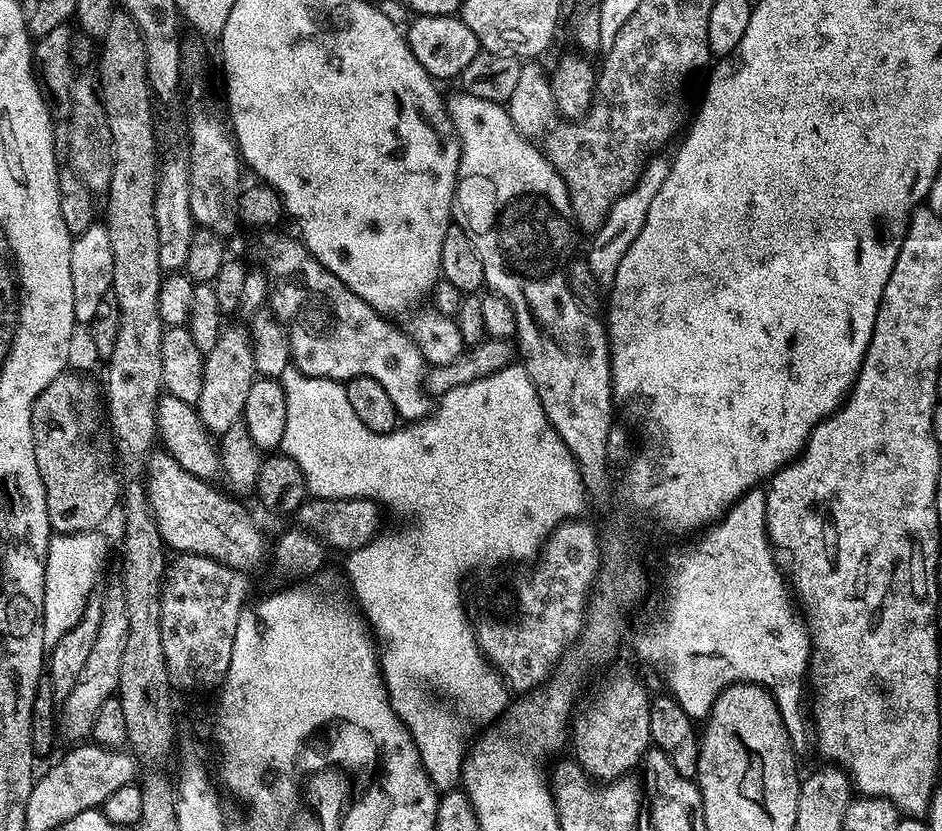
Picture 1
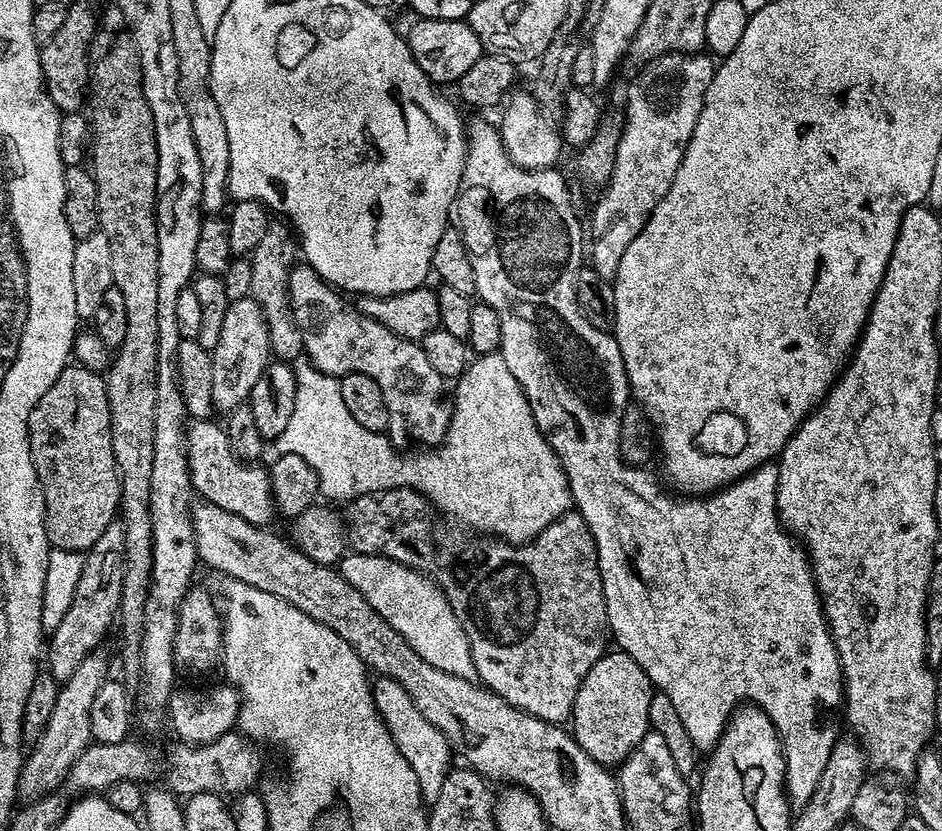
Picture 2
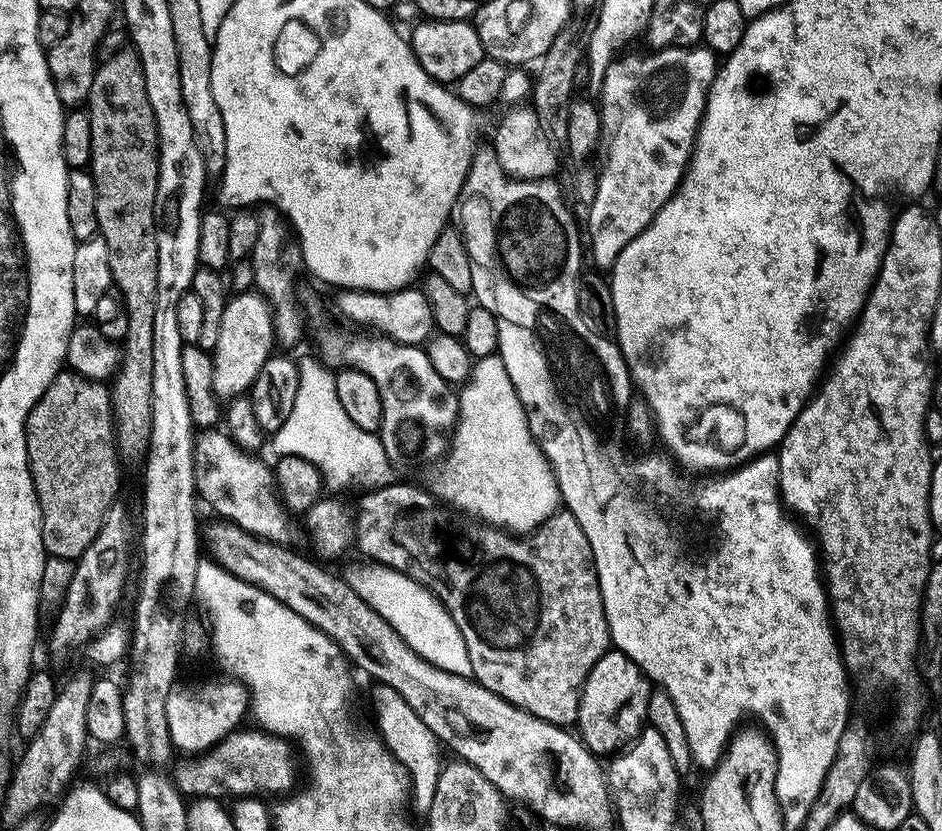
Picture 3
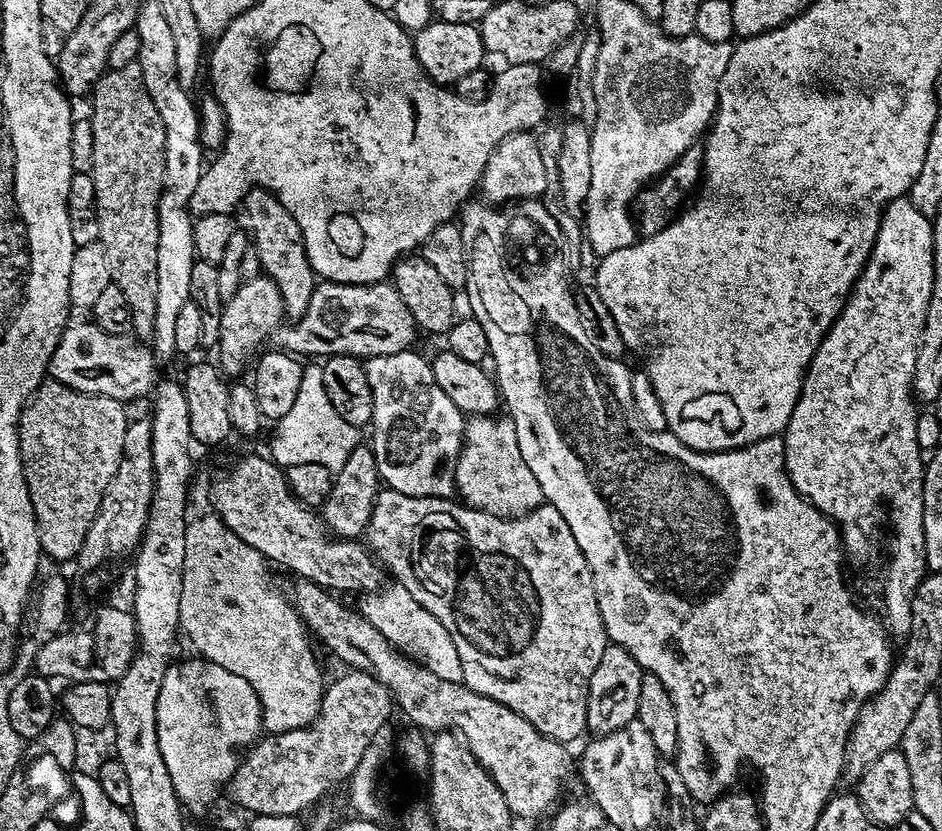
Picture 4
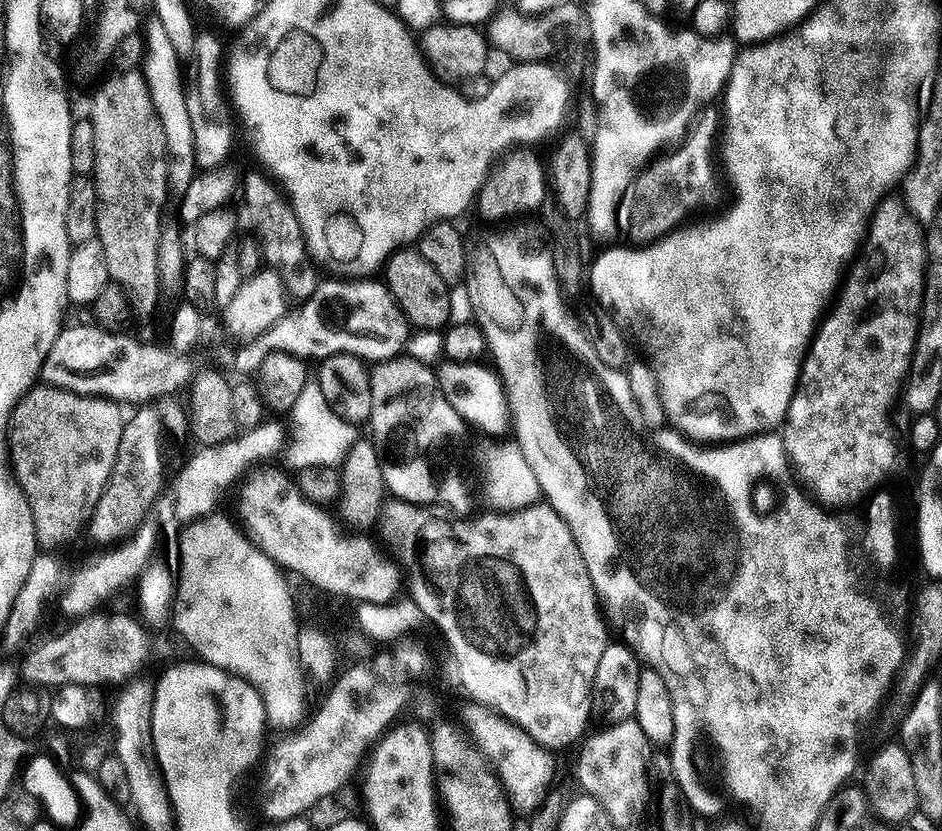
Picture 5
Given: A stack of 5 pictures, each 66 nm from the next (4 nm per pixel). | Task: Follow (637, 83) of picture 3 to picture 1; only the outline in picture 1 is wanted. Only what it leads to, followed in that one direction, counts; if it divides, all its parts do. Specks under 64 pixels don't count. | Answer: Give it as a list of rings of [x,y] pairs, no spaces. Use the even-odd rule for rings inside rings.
[[[660,156],[650,160],[640,168],[636,183],[613,202],[612,209],[608,211],[608,217],[602,222],[600,231],[595,233],[593,240],[596,241],[593,242],[592,249],[586,254],[590,270],[594,272],[594,277],[600,285],[610,286],[614,282],[614,274],[618,274],[618,262],[626,258],[626,250],[630,250],[630,242],[638,238],[646,222],[646,214],[650,210],[650,202],[654,202],[654,194],[658,194],[658,190],[662,190],[662,182],[666,182],[669,161],[663,160]]]

